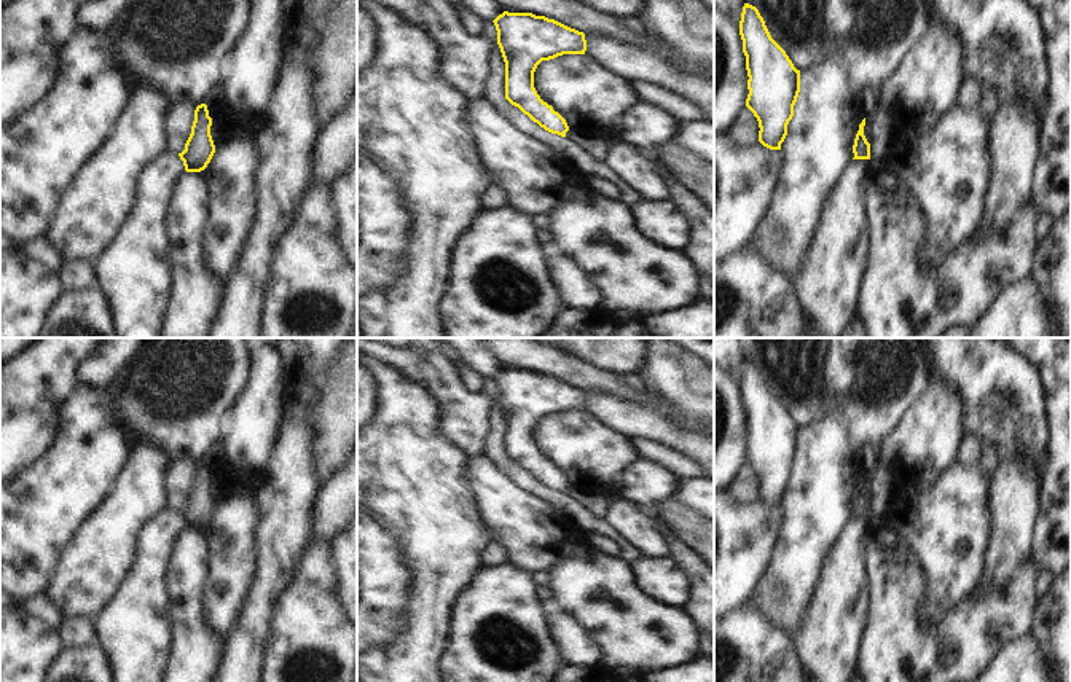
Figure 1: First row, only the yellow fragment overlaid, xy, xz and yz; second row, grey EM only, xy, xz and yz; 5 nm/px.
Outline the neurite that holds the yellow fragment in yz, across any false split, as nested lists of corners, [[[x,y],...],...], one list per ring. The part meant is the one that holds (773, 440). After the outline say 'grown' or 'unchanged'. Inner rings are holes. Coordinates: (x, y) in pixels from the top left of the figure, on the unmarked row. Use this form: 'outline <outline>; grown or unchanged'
outline [[[744,360],[740,392],[747,427],[746,464],[759,478],[759,499],[781,507],[800,449],[800,427],[771,395],[759,366]]]; unchanged

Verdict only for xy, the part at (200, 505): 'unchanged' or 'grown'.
unchanged

